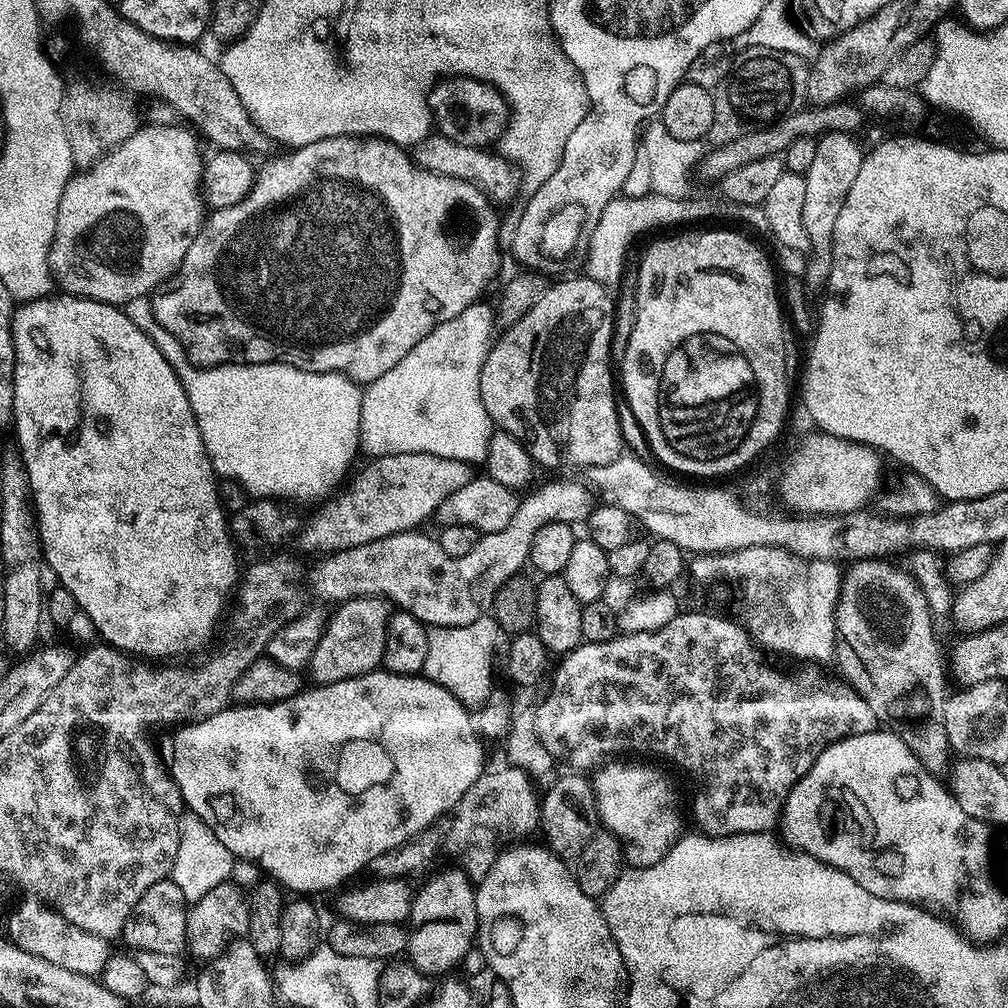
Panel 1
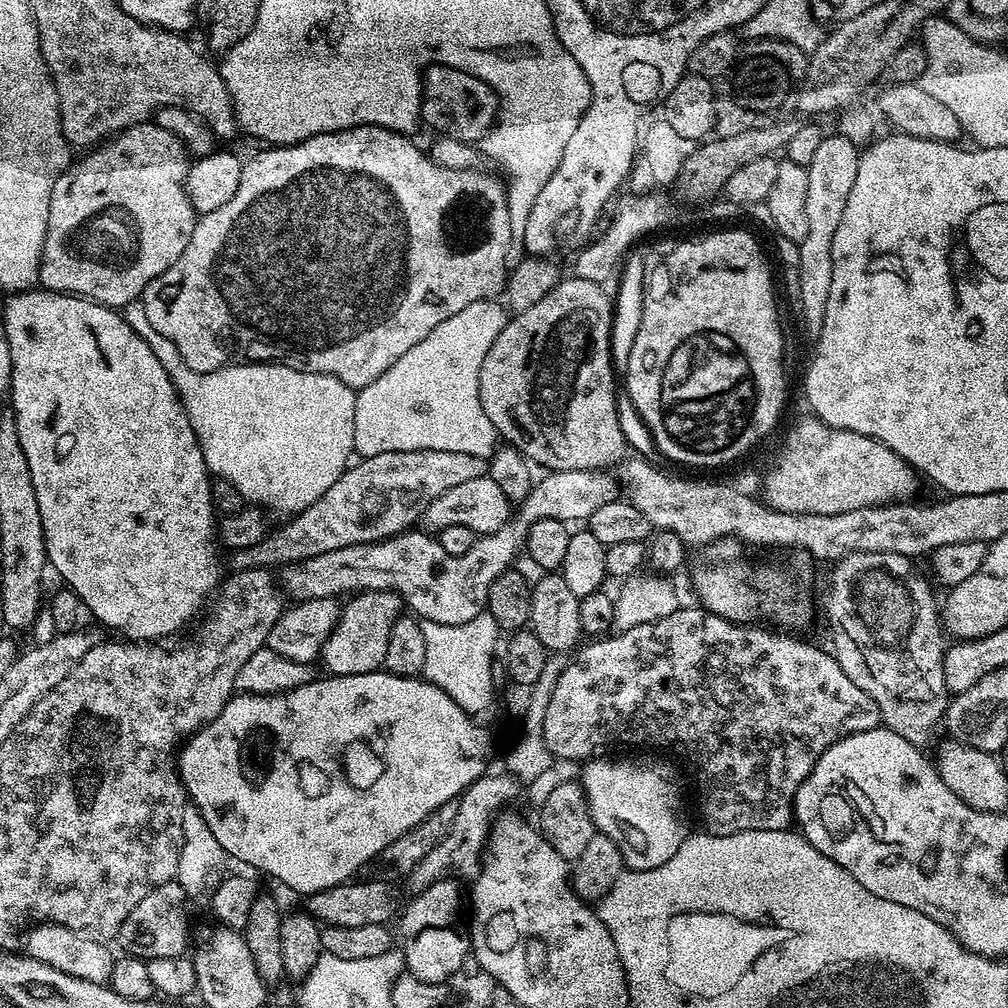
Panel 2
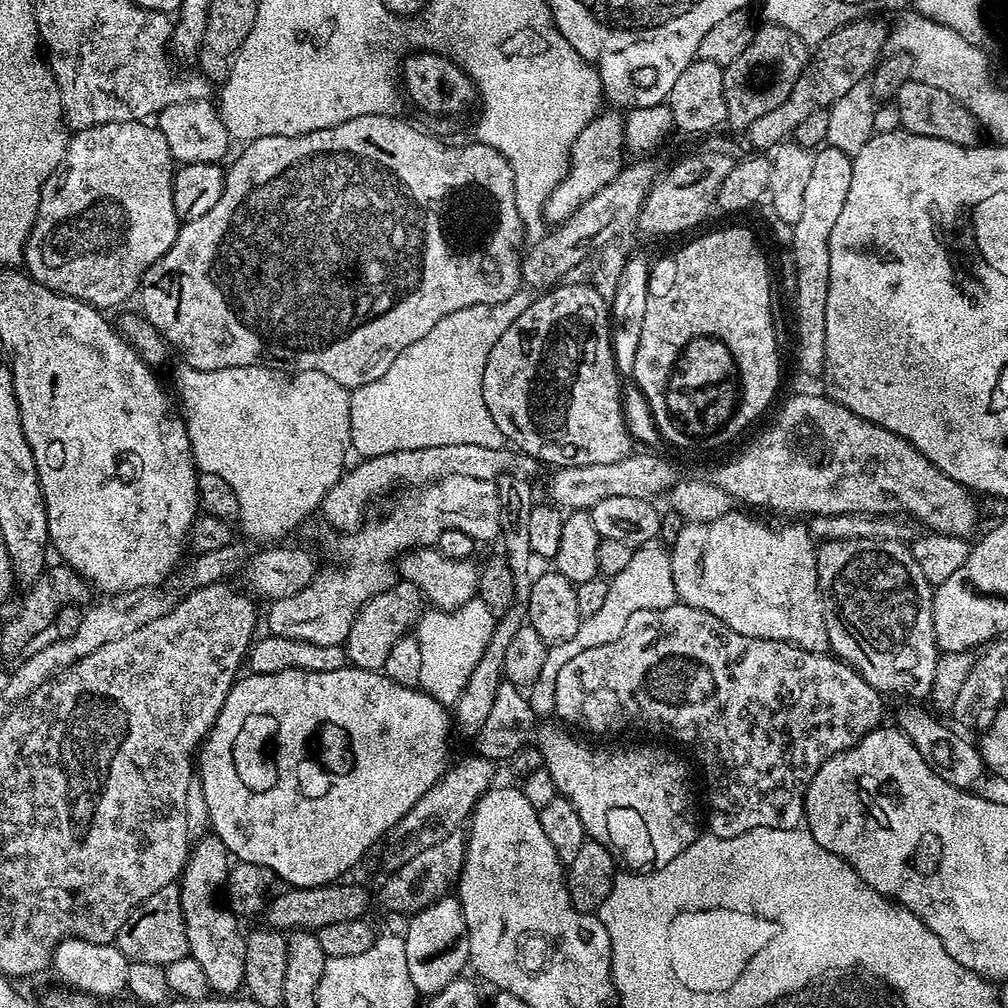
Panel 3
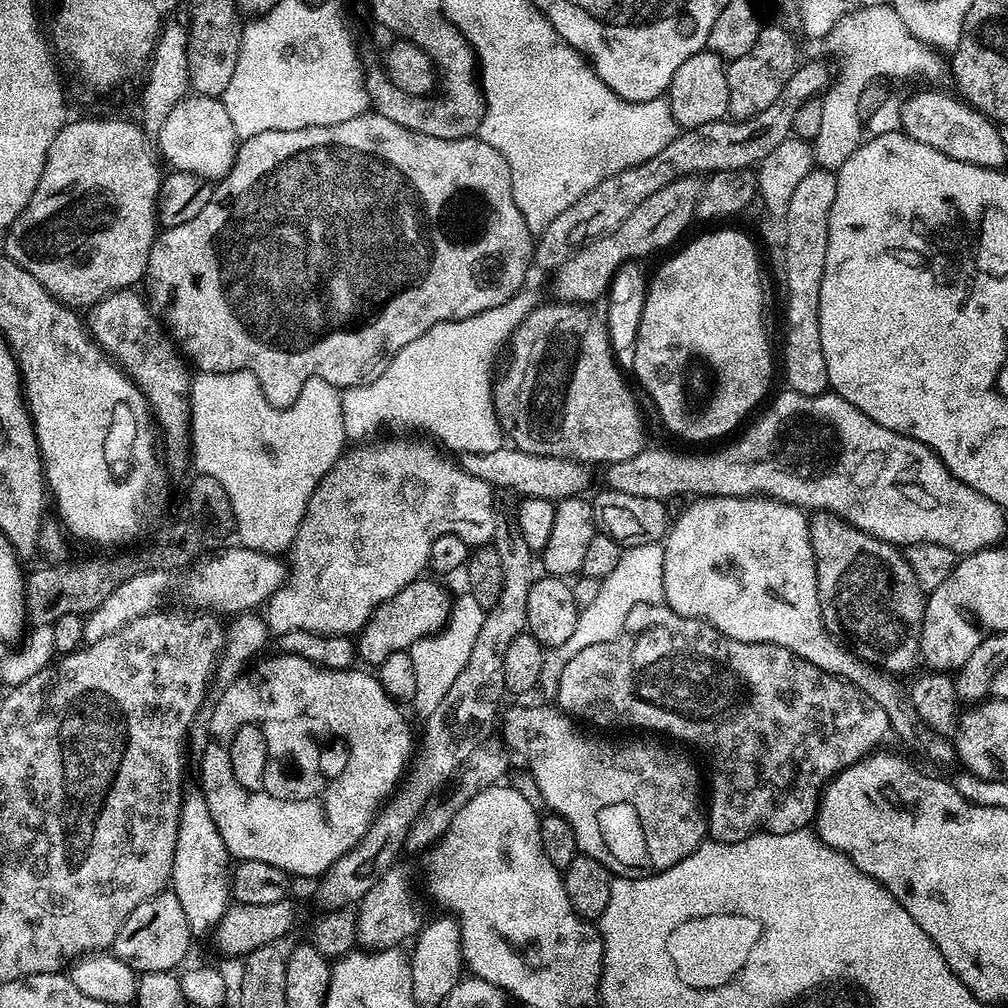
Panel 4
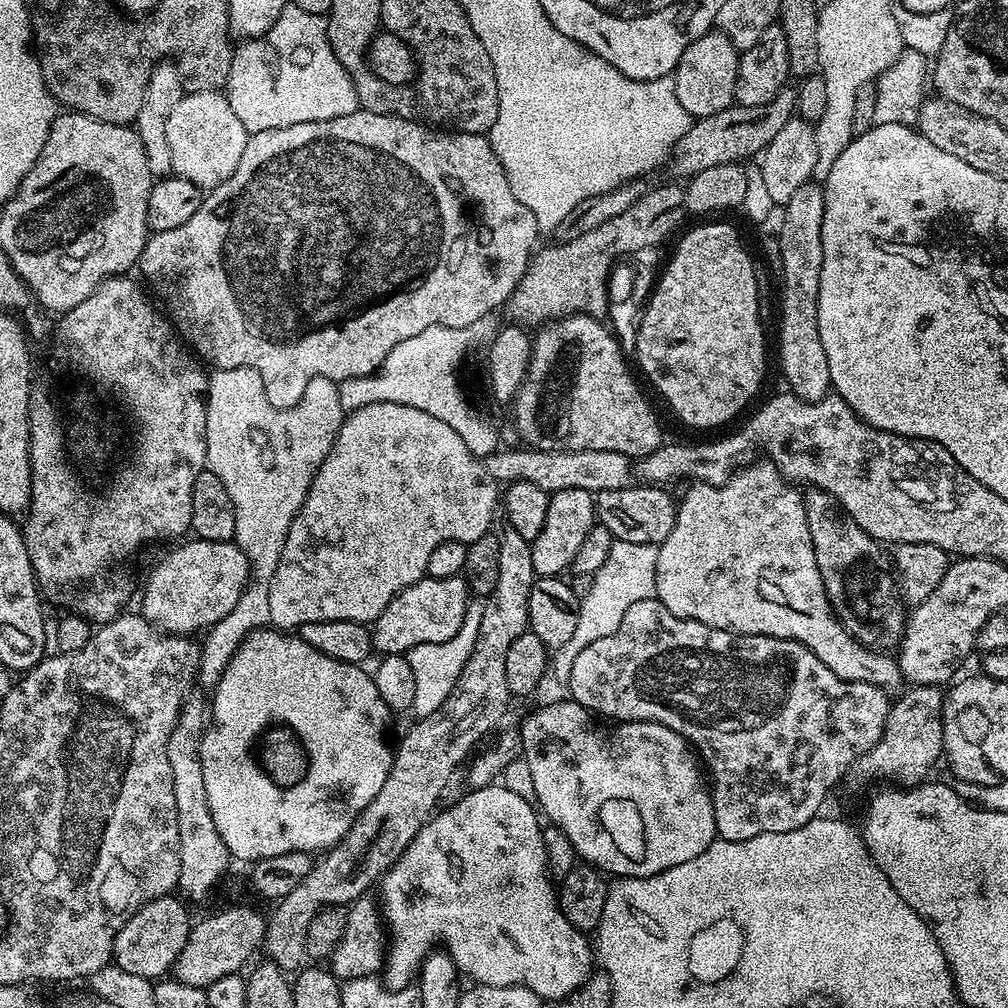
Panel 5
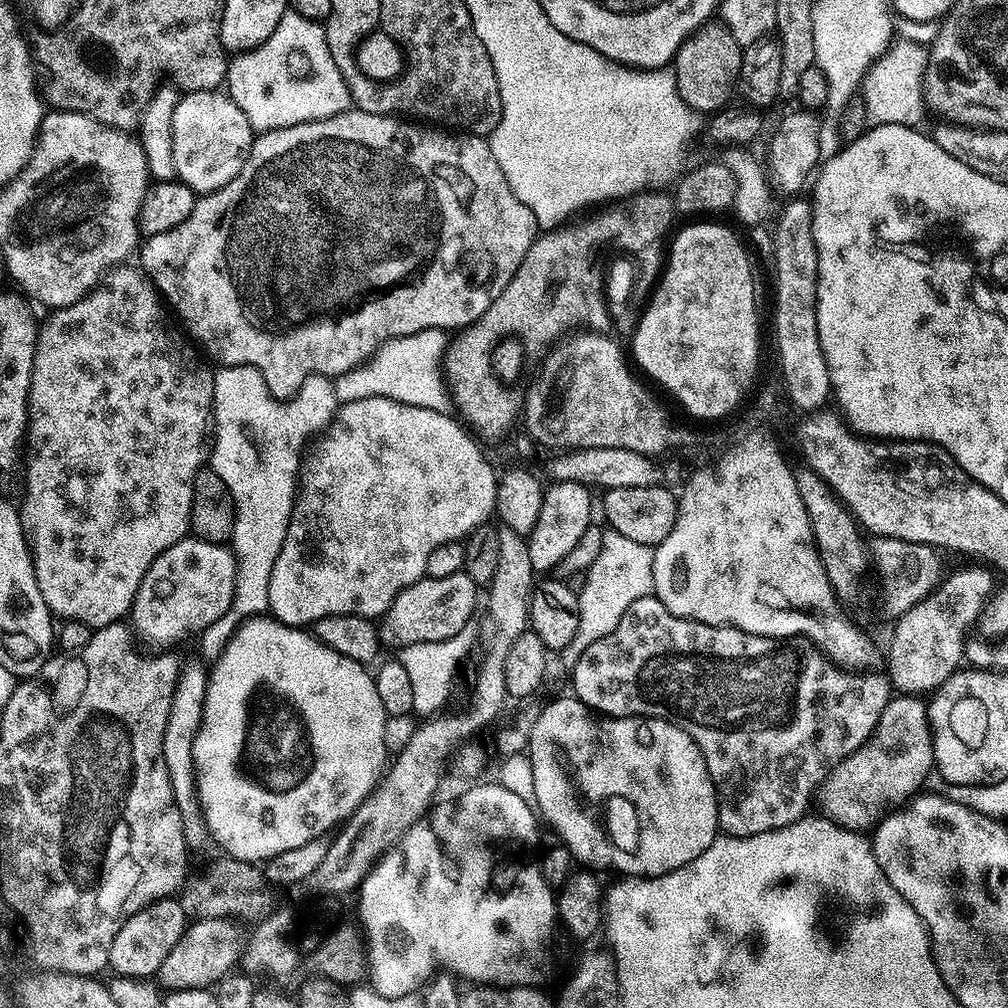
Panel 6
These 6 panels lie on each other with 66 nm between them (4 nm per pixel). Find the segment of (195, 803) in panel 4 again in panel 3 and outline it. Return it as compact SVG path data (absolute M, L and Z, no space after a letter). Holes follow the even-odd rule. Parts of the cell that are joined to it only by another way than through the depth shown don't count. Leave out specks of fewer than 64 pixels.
M208 834L193 845L178 881L189 955L202 967L209 989L222 996L239 993L244 983L245 933L238 928L236 914L216 904L219 888L221 891L227 883L229 867L228 848L214 834Z

